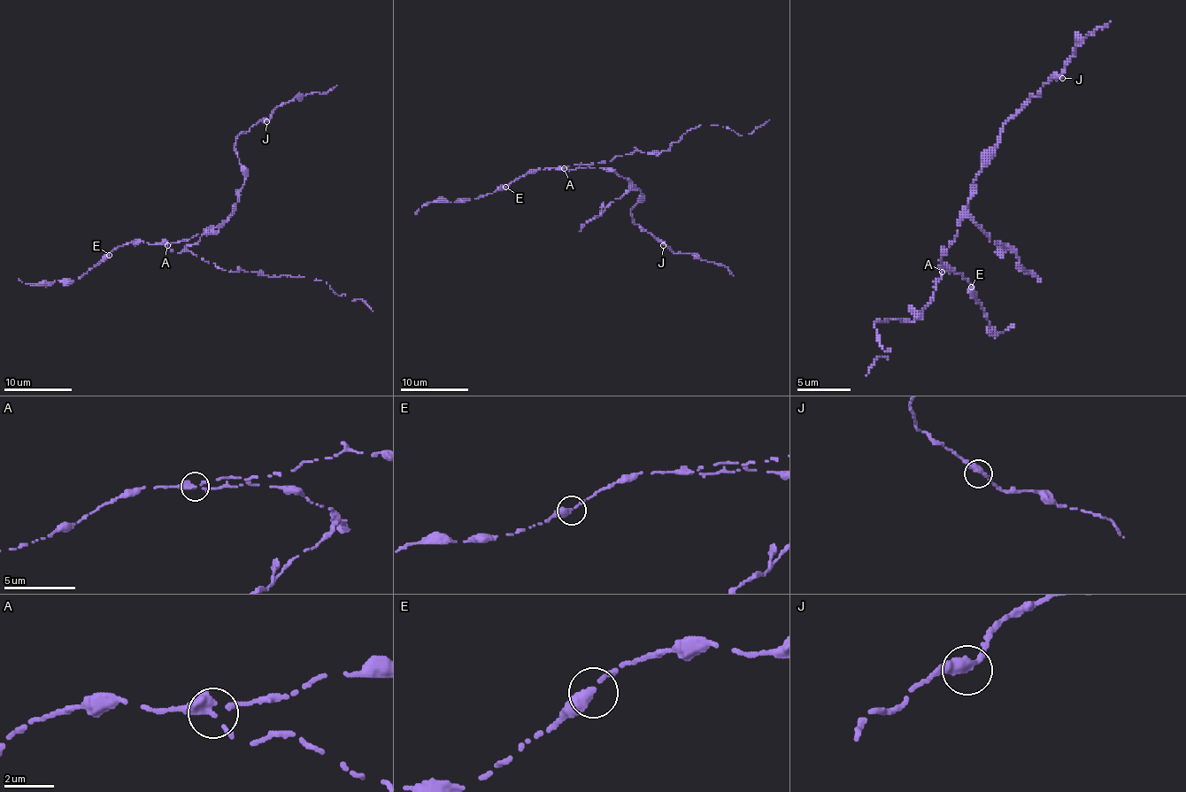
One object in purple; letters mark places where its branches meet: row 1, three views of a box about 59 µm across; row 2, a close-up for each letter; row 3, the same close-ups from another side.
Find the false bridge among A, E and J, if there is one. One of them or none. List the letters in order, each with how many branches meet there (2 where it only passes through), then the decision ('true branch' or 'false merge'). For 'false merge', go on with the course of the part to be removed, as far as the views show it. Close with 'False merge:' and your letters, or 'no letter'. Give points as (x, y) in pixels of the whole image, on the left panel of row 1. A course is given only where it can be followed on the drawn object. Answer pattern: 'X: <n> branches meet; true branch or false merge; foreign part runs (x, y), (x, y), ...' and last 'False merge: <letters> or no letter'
A: 2 branches meet; false merge; foreign part runs (167, 244), (173, 251), (191, 251), (229, 272), (327, 282), (338, 296), (360, 299), (373, 311)
E: 2 branches meet; true branch
J: 2 branches meet; true branch
False merge: A

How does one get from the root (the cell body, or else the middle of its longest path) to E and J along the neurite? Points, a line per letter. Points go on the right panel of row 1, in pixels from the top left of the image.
E: (941, 263), (944, 268), (941, 271), (947, 265), (960, 273), (971, 287)
J: (941, 263), (981, 158), (997, 142), (1000, 128), (1051, 78), (1062, 78)

